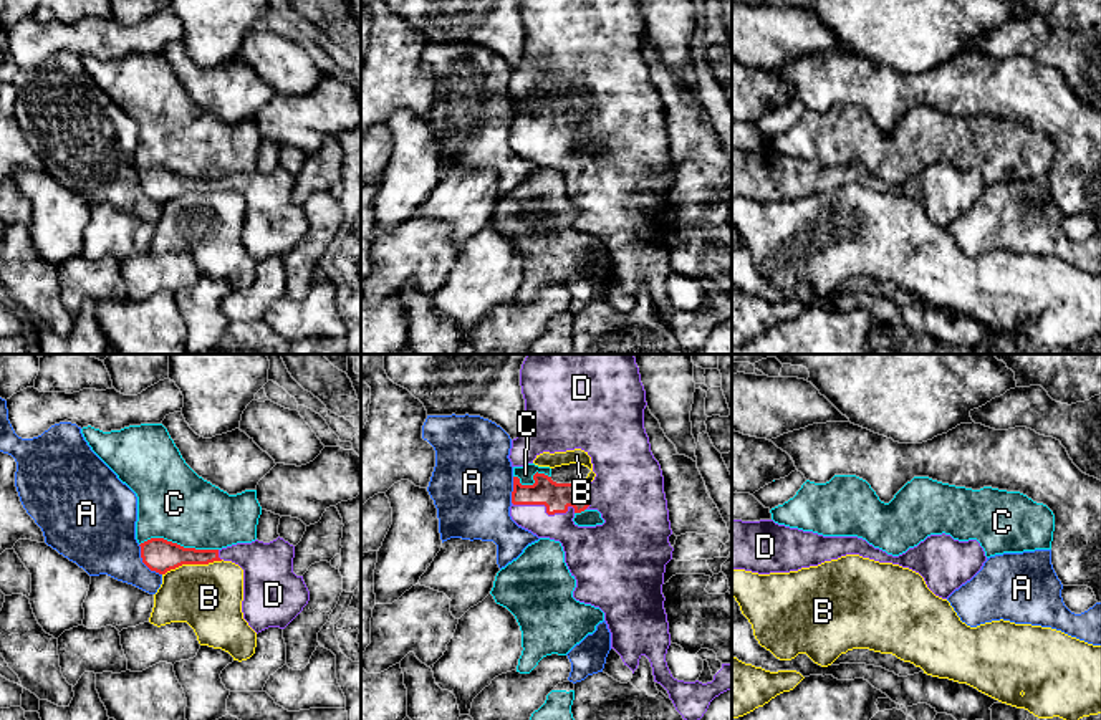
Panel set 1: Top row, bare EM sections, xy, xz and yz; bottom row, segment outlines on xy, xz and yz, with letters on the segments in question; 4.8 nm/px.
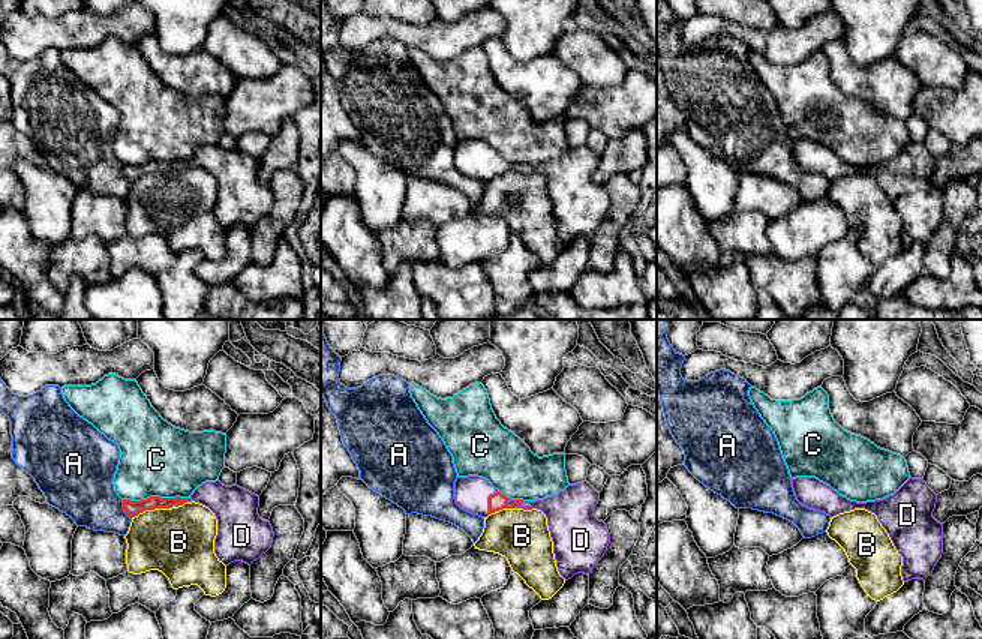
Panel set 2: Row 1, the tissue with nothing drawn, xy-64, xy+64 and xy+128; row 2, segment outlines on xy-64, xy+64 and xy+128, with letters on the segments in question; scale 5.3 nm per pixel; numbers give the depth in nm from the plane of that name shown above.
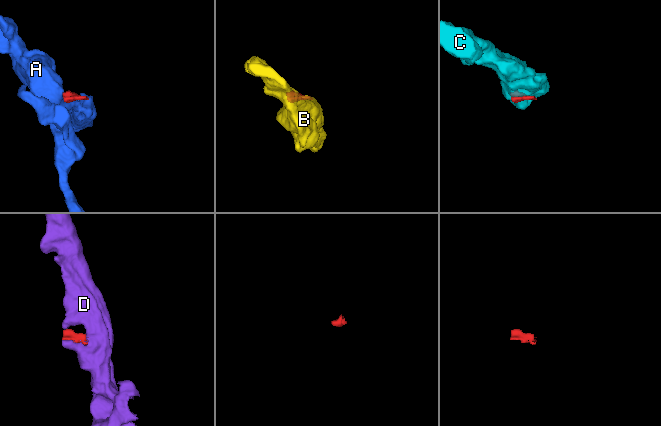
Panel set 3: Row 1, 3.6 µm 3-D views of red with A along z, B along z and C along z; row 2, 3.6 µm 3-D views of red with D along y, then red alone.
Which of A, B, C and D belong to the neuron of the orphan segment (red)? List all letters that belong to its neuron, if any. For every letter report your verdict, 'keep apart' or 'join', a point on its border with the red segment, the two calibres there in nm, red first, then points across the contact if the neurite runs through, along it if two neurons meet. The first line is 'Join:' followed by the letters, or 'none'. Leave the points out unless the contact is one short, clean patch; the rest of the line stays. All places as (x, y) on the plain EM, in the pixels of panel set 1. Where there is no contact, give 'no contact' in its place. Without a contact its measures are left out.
Join: D
A: keep apart | xy (144, 192) | 160/340 nm | along xy (138, 174), (141, 189), (161, 204)
B: keep apart | xy (192, 192) | 160/320 nm | along xy (222, 189), (179, 194), (163, 204)
C: keep apart | xy (179, 174) | 160/360 nm | along xy (139, 172), (149, 168), (166, 168), (184, 176), (217, 179)
D: join | xz (547, 138) | 140/190 nm

